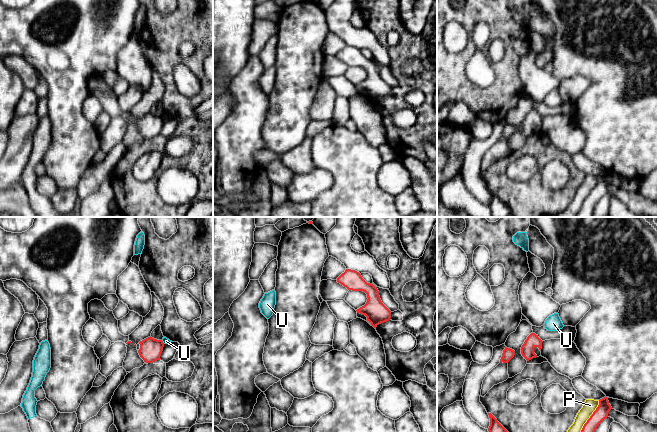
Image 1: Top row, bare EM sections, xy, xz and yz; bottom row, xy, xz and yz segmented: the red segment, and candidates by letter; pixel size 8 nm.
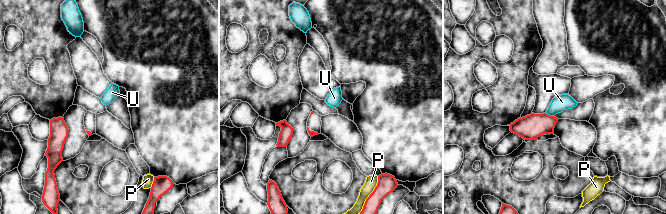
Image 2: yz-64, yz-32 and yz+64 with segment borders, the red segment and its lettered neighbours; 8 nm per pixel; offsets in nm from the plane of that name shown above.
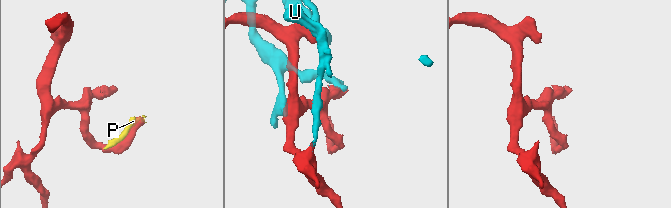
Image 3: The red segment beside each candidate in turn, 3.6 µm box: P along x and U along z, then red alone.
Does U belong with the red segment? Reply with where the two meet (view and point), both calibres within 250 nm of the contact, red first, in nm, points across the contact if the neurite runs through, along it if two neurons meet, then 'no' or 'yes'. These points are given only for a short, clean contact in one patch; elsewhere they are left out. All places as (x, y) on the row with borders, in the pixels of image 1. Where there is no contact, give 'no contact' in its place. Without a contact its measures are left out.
meets red in xy at (162, 342); 180 nm thick on the red side, 50 nm on the other; no

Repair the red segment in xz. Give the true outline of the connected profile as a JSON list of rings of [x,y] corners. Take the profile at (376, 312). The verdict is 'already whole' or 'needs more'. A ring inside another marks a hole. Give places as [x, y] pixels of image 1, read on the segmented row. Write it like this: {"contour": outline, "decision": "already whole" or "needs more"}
{"contour": [[[346,269],[337,282],[352,291],[363,291],[367,294],[367,302],[357,309],[357,317],[369,321],[376,328],[379,324],[389,321],[391,311],[382,303],[379,291],[373,284],[367,283],[355,270]]], "decision": "needs more"}

